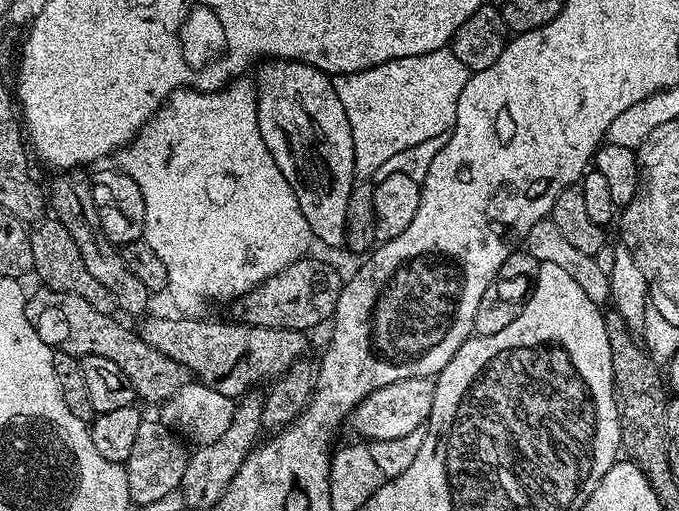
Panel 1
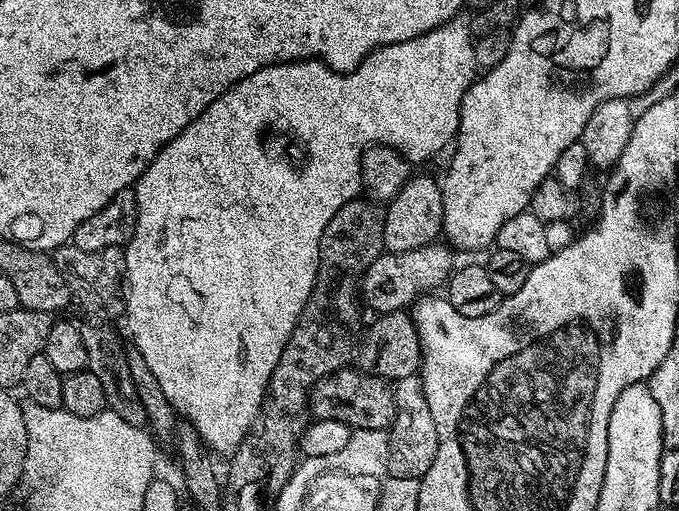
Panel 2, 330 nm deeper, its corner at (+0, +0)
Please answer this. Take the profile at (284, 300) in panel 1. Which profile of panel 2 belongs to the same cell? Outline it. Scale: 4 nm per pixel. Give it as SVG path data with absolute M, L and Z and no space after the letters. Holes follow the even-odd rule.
M433 242L422 246L418 250L406 250L405 252L380 253L364 275L360 277L361 301L373 308L373 313L398 312L407 309L421 294L431 293L439 286L447 285L449 276L454 271L452 264L453 249L444 242Z

